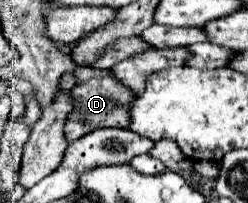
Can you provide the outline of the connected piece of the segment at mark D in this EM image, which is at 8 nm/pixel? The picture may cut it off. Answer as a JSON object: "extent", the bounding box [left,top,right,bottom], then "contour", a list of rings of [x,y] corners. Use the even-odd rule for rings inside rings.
{"extent":[64,66,134,142],"contour":[[[72,66],[72,74],[76,78],[76,86],[72,88],[74,96],[74,110],[66,118],[64,134],[68,142],[82,138],[84,134],[96,128],[122,128],[128,122],[128,106],[134,100],[134,94],[124,88],[108,70],[92,70],[82,66]]]}

